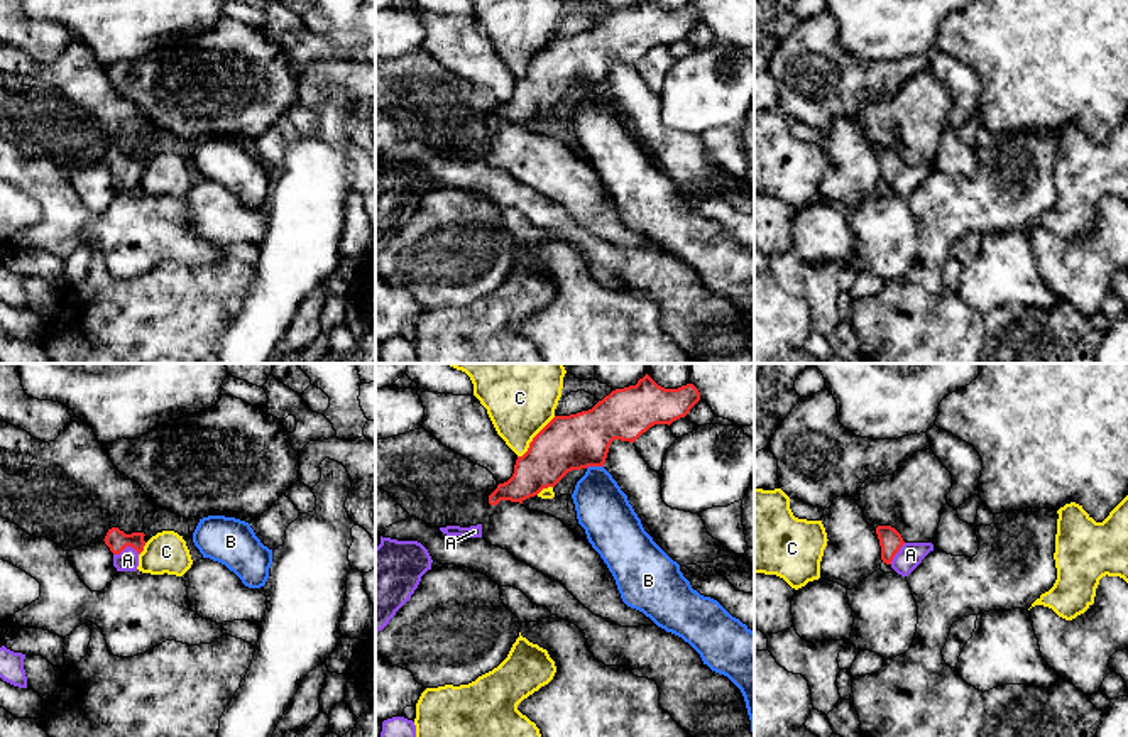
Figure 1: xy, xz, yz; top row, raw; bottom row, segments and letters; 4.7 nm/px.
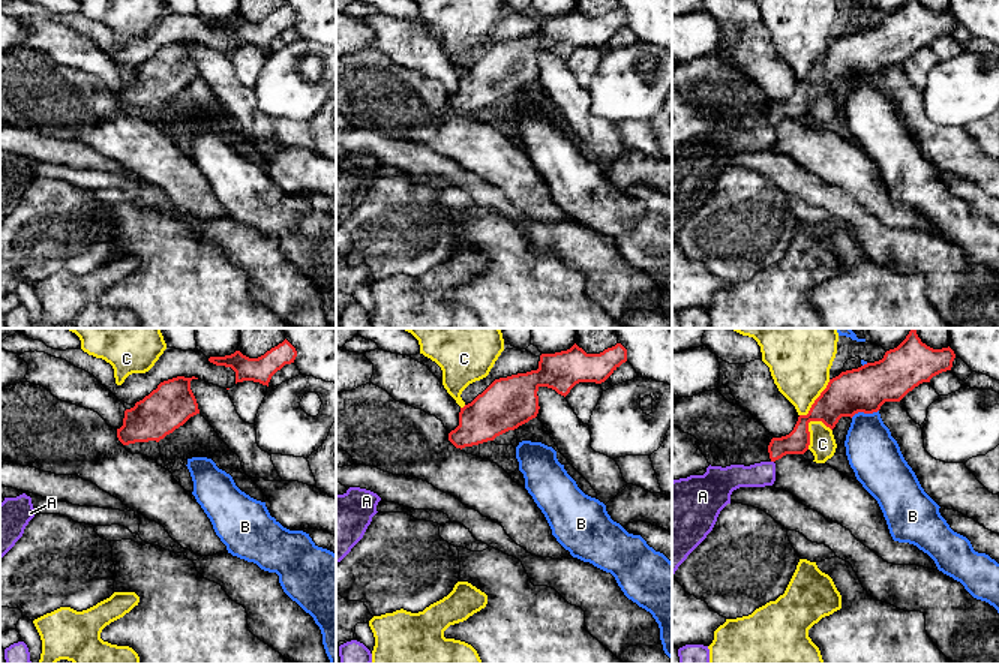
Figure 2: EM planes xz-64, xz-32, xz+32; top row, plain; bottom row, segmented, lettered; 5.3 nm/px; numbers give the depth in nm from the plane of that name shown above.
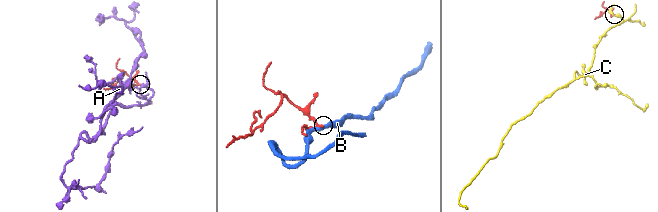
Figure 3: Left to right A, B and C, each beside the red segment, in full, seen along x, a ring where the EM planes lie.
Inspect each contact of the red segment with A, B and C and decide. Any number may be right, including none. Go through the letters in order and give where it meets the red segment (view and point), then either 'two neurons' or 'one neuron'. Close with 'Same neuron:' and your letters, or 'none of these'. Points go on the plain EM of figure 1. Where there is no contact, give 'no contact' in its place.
A: xy (125, 168) | one neuron
B: xz (594, 87) | two neurons
C: xz (533, 60) | two neurons
Same neuron: A

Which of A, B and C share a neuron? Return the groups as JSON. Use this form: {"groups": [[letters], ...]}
{"groups": [["A"], ["B"], ["C"]]}

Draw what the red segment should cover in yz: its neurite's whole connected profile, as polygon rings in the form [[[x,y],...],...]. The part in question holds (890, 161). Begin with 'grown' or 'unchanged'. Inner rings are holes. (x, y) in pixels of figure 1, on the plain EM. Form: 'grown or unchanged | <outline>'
grown | [[[878,147],[876,156],[883,184],[901,198],[908,198],[934,172],[932,164],[905,164],[901,156],[891,147]]]

